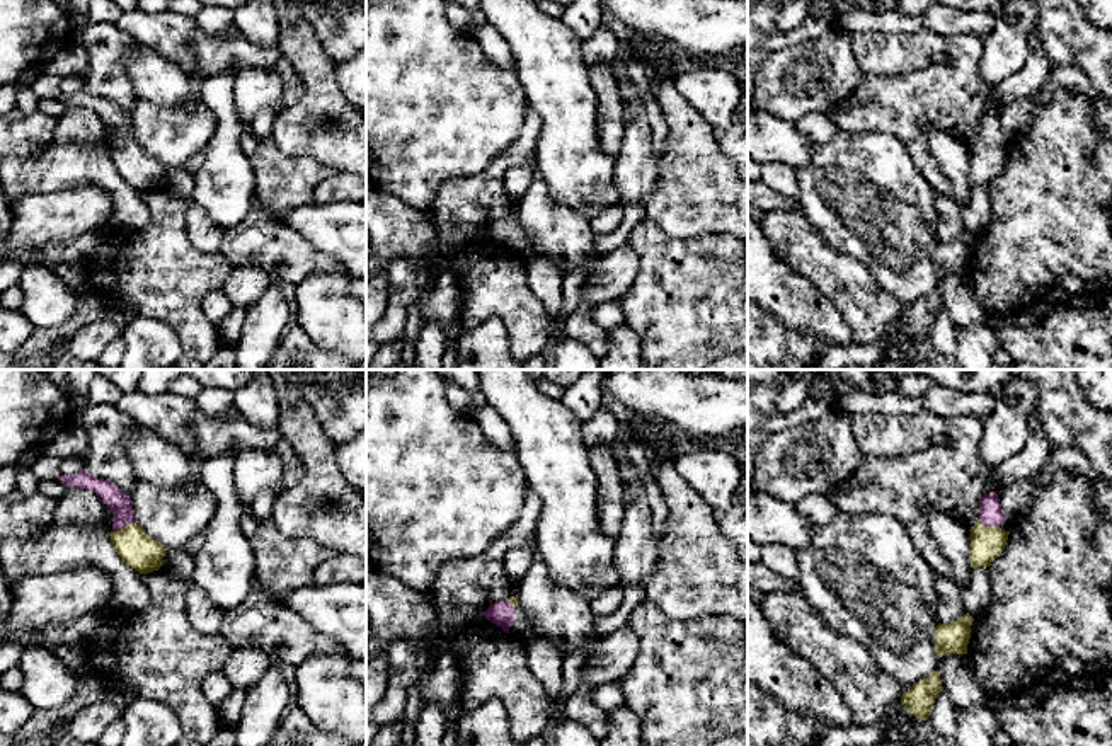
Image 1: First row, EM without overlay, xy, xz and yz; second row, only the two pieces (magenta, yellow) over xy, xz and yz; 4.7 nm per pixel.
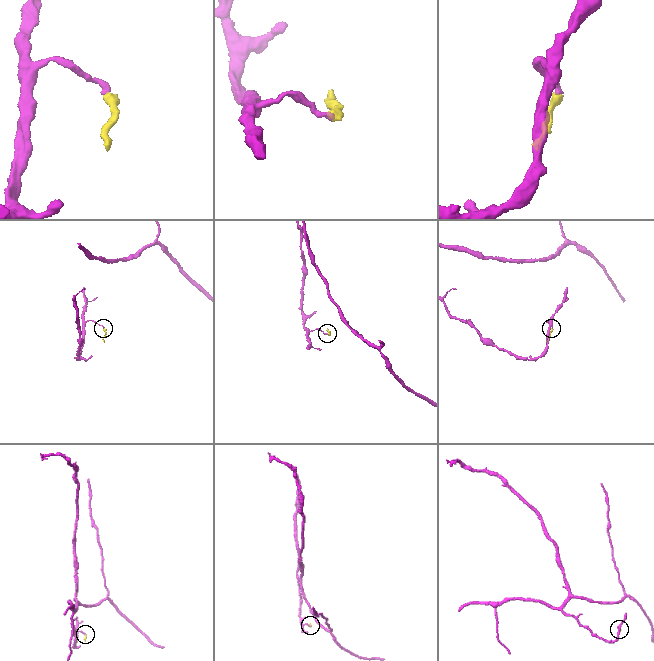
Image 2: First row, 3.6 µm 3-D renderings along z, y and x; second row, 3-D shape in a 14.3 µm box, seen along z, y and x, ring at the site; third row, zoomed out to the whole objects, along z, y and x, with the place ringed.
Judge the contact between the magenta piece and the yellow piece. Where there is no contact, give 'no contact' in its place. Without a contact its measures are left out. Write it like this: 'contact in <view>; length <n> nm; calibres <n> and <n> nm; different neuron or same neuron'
contact in xy; length 110 nm; calibres 100 and 170 nm; same neuron

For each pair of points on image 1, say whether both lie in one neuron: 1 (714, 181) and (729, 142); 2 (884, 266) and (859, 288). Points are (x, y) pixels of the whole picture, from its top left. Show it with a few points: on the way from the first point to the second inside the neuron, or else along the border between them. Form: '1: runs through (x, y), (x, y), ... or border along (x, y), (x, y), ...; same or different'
1: border along (714, 130), (717, 147), (729, 160); different
2: border along (840, 252), (855, 258), (901, 304); different

